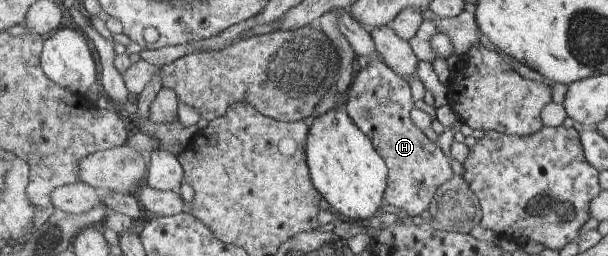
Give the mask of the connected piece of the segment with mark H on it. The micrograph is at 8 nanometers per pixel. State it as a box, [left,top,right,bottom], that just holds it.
[344,56,455,217]

